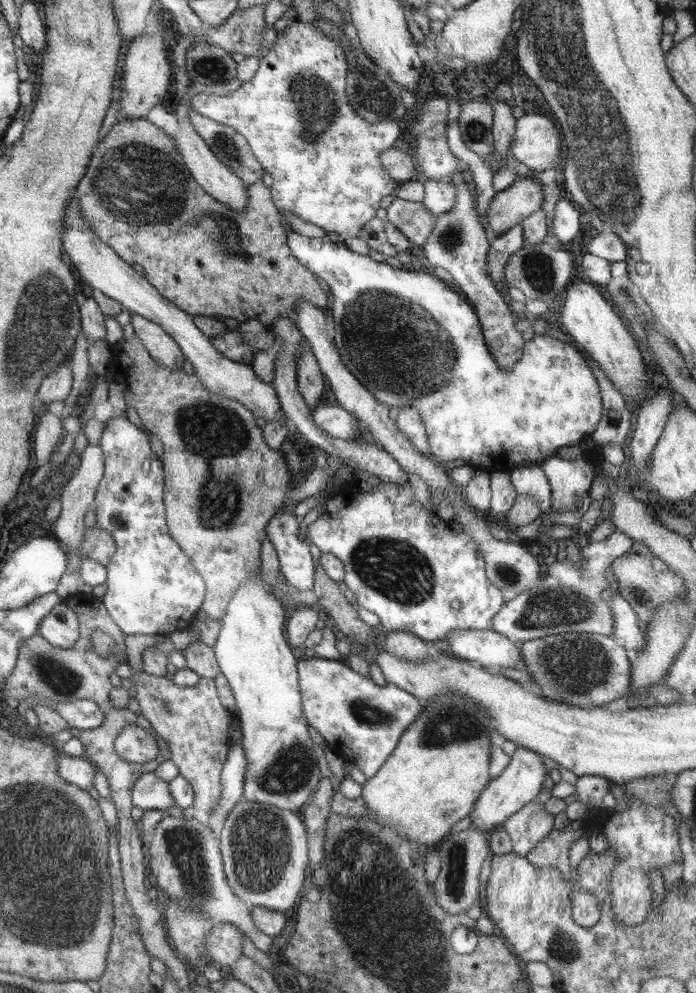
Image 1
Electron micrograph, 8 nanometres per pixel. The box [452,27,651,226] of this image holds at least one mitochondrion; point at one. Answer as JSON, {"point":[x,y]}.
{"point":[475,131]}

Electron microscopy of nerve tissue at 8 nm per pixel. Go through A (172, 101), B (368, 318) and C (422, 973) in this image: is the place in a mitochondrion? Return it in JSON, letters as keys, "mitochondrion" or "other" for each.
{"A":"other","B":"mitochondrion","C":"mitochondrion"}

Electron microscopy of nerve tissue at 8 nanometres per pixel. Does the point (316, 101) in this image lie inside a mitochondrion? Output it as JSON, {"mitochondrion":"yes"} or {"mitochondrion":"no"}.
{"mitochondrion":"yes"}

